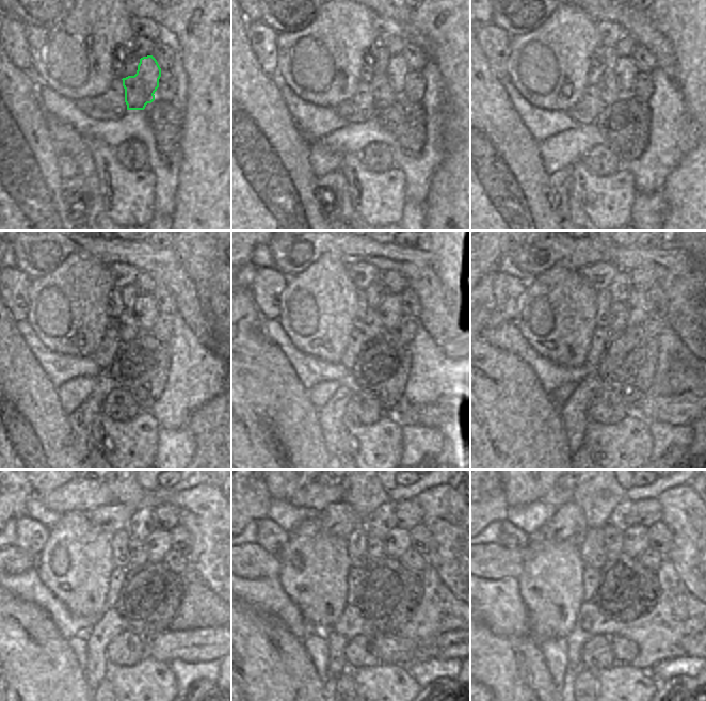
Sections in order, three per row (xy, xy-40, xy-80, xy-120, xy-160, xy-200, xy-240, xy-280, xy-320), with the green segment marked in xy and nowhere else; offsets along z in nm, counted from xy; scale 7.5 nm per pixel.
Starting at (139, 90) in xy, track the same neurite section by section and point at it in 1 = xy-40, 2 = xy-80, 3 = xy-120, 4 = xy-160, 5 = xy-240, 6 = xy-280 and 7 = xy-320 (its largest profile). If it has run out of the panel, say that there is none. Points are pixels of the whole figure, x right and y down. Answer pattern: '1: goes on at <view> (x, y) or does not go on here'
1: goes on at xy-40 (380, 88)
2: goes on at xy-80 (611, 84)
3: goes on at xy-120 (143, 317)
4: goes on at xy-160 (383, 318)
5: goes on at xy-240 (157, 544)
6: goes on at xy-280 (397, 541)
7: goes on at xy-320 (634, 541)

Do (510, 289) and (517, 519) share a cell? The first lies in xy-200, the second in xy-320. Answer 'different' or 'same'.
different

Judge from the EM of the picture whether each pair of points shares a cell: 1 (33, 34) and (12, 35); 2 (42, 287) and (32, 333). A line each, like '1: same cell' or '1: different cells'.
1: different cells
2: different cells

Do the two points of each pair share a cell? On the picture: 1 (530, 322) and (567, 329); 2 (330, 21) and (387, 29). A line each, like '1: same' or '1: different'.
1: same
2: same

